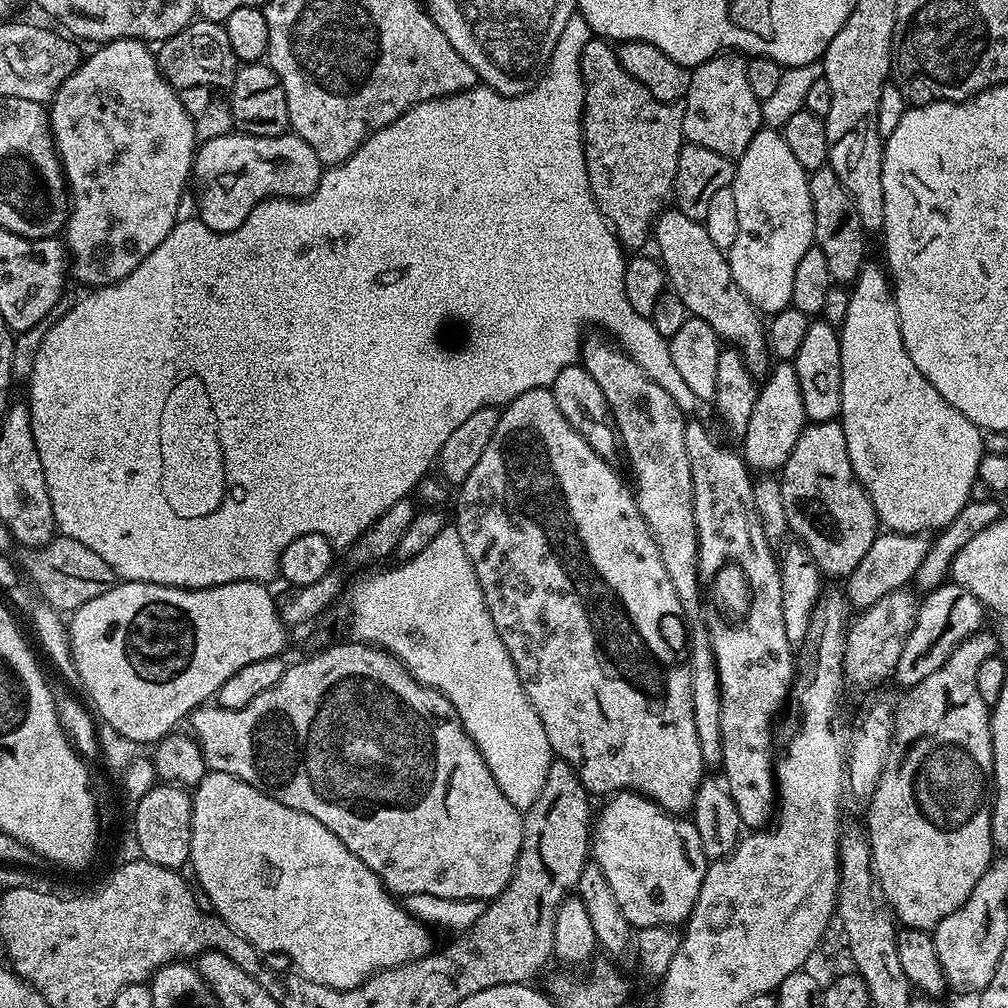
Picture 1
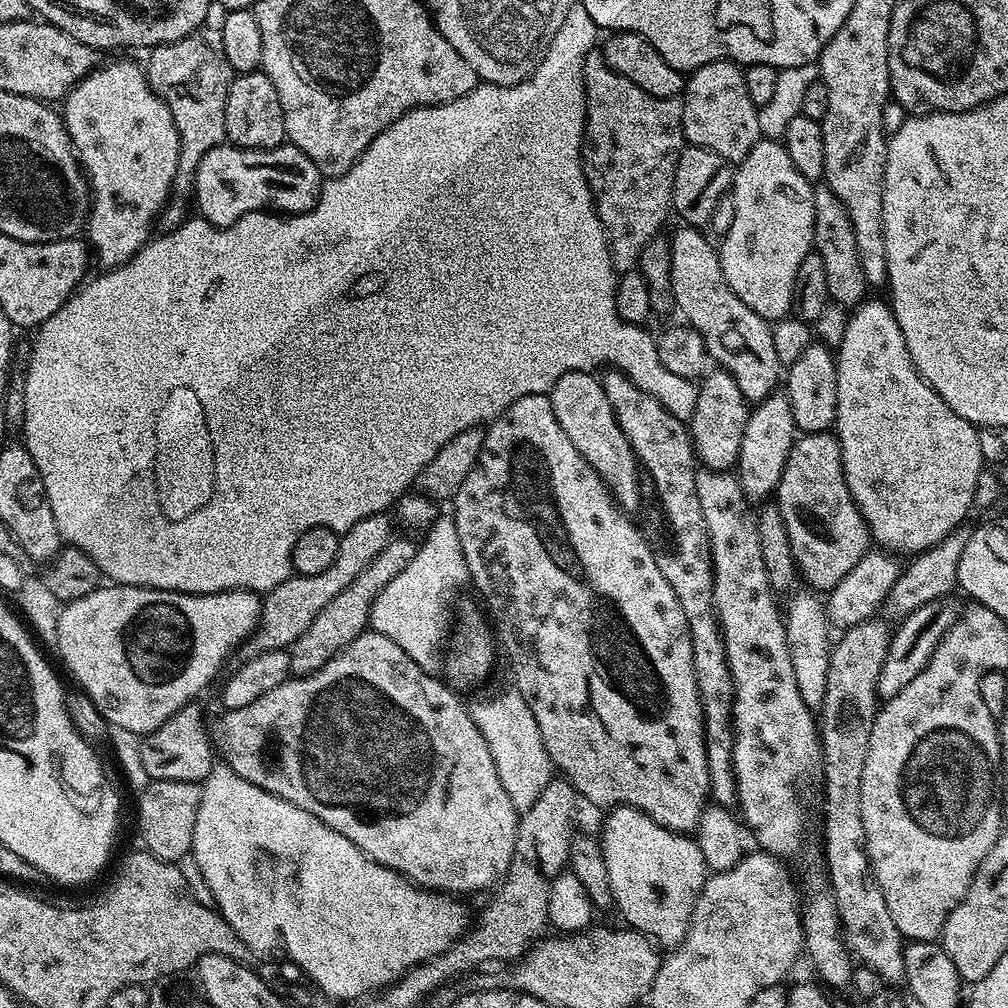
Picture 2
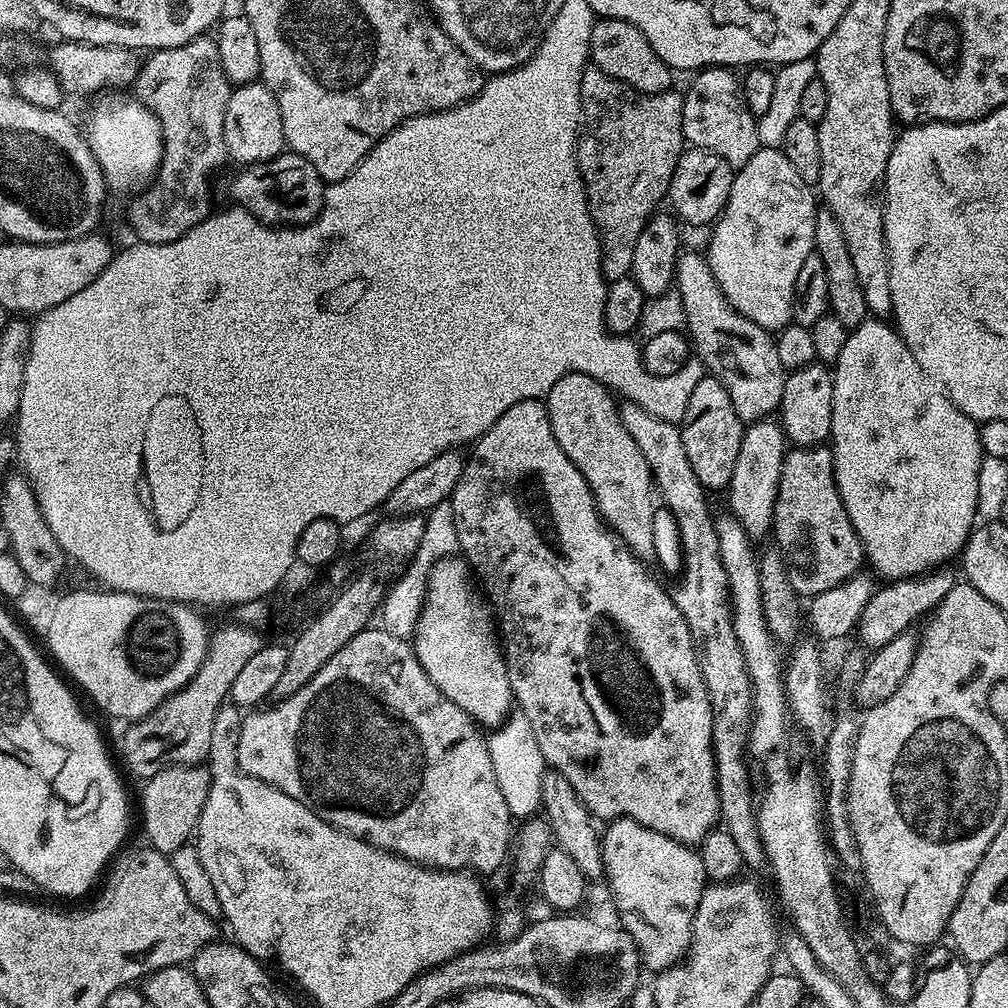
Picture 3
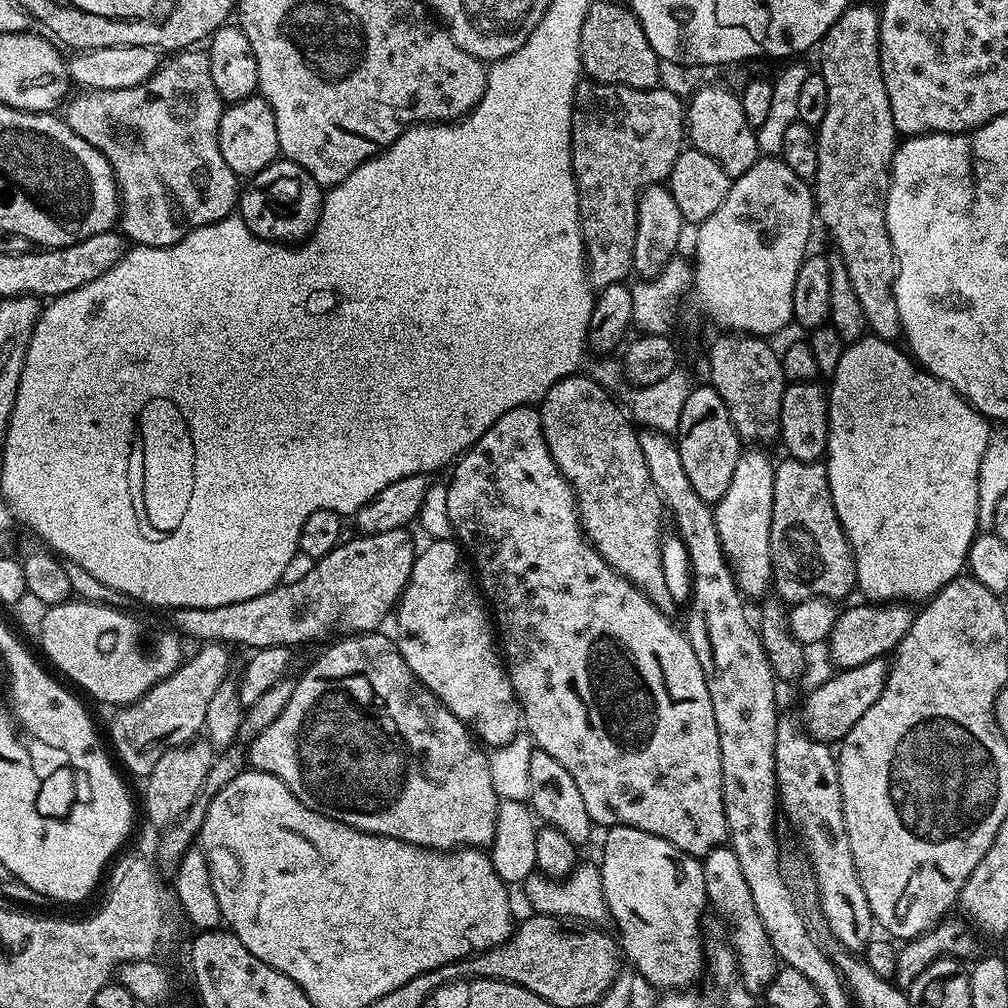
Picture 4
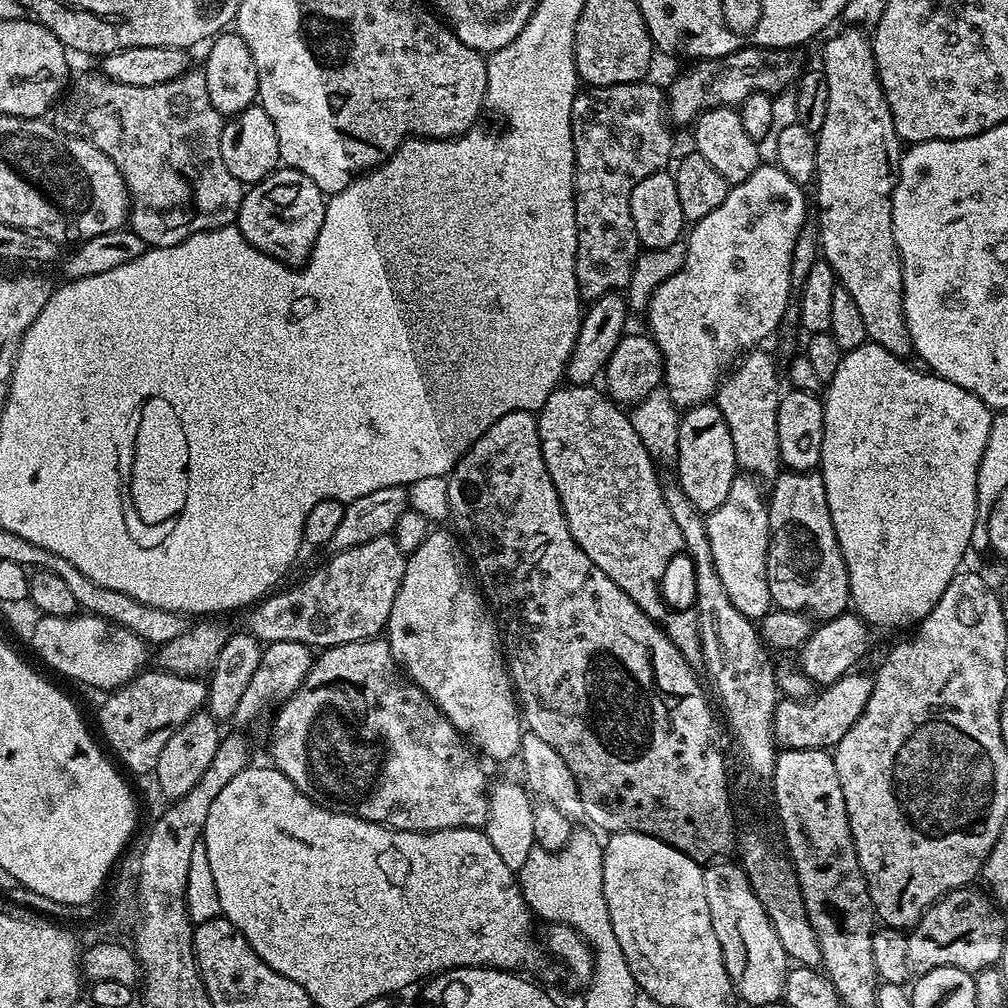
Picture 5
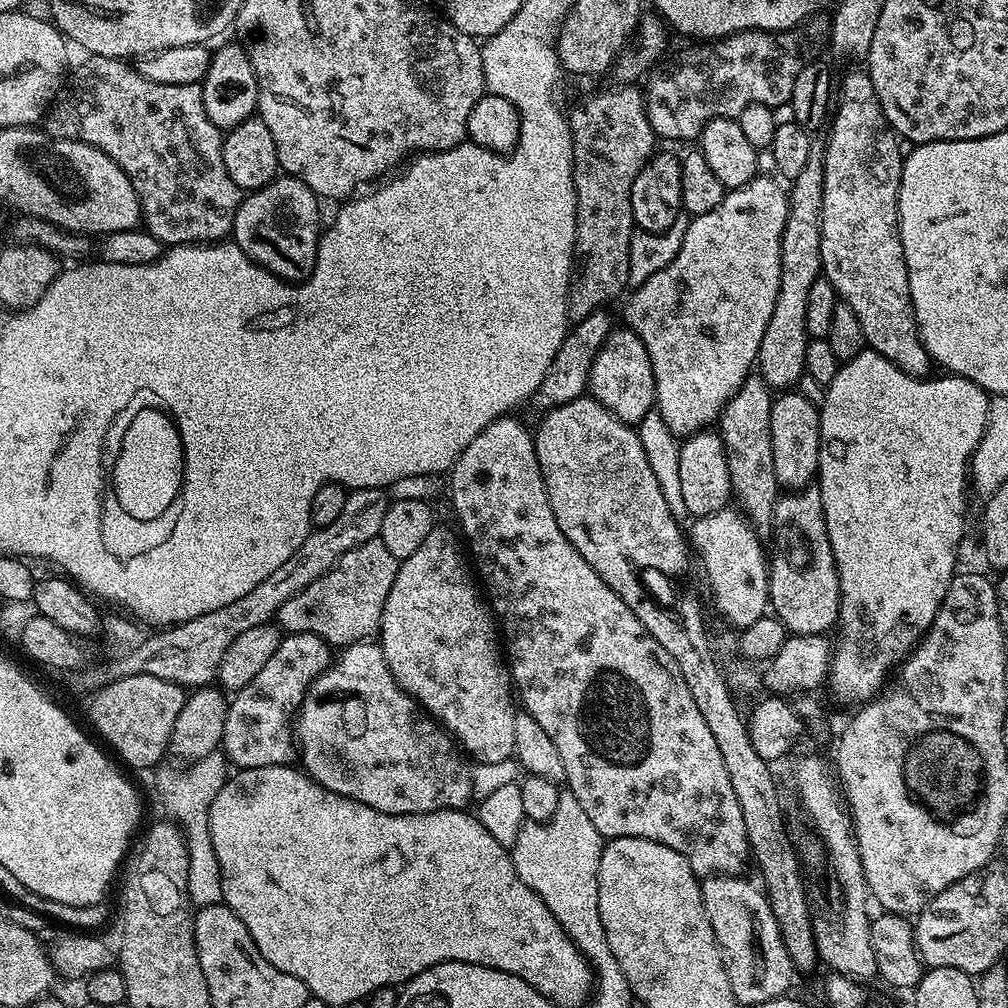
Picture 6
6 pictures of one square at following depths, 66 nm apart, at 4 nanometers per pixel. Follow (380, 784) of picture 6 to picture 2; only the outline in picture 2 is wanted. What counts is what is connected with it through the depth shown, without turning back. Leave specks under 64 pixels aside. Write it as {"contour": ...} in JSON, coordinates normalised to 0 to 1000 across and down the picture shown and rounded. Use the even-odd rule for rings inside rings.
{"contour":[[[362,625],[355,633],[351,633],[351,637],[347,637],[347,641],[343,641],[343,645],[327,653],[327,657],[323,657],[323,661],[319,661],[319,665],[312,670],[281,675],[272,681],[272,685],[264,685],[260,692],[252,692],[248,700],[225,703],[221,707],[223,710],[216,711],[214,719],[209,719],[208,733],[217,753],[219,750],[226,754],[225,761],[235,766],[238,773],[252,776],[252,780],[312,808],[312,812],[323,815],[327,823],[335,823],[335,827],[347,831],[347,835],[371,855],[399,867],[410,877],[438,887],[476,885],[484,880],[487,882],[499,873],[506,859],[506,851],[510,851],[510,835],[516,811],[508,790],[502,788],[502,780],[498,780],[494,772],[486,740],[482,740],[482,732],[478,732],[478,724],[474,724],[465,699],[460,699],[451,690],[453,688],[436,670],[428,671],[426,667],[424,662],[415,661],[414,655],[407,653],[407,649],[399,645],[395,637],[387,637],[386,631]]]}

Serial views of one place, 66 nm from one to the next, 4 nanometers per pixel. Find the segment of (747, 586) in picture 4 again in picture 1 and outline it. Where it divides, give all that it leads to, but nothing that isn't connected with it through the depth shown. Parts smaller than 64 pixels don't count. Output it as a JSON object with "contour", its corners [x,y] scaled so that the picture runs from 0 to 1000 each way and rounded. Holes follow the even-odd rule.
{"contour":[[[770,359],[757,374],[750,390],[750,398],[744,407],[744,419],[736,434],[736,451],[739,460],[750,470],[770,470],[777,465],[778,459],[788,446],[788,438],[800,424],[800,414],[789,360]]]}

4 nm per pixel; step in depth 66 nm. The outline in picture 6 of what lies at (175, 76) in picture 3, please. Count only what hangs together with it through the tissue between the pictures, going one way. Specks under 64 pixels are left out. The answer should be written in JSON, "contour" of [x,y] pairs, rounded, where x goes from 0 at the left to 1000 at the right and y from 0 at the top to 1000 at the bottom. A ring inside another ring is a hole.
{"contour":[[[88,55],[79,64],[70,68],[69,74],[64,78],[59,93],[48,105],[48,110],[42,116],[43,130],[56,139],[76,139],[82,143],[93,145],[101,149],[101,153],[108,155],[120,169],[125,173],[127,181],[133,185],[133,188],[139,197],[139,208],[145,228],[153,236],[157,236],[160,243],[174,244],[176,242],[209,242],[221,239],[229,235],[232,216],[236,212],[236,204],[240,197],[240,189],[232,183],[228,173],[224,169],[224,161],[220,161],[220,145],[222,135],[219,128],[204,117],[204,105],[200,101],[200,86],[198,83],[182,83],[181,85],[165,85],[161,81],[151,81],[145,77],[130,63],[114,56],[93,56]]]}

